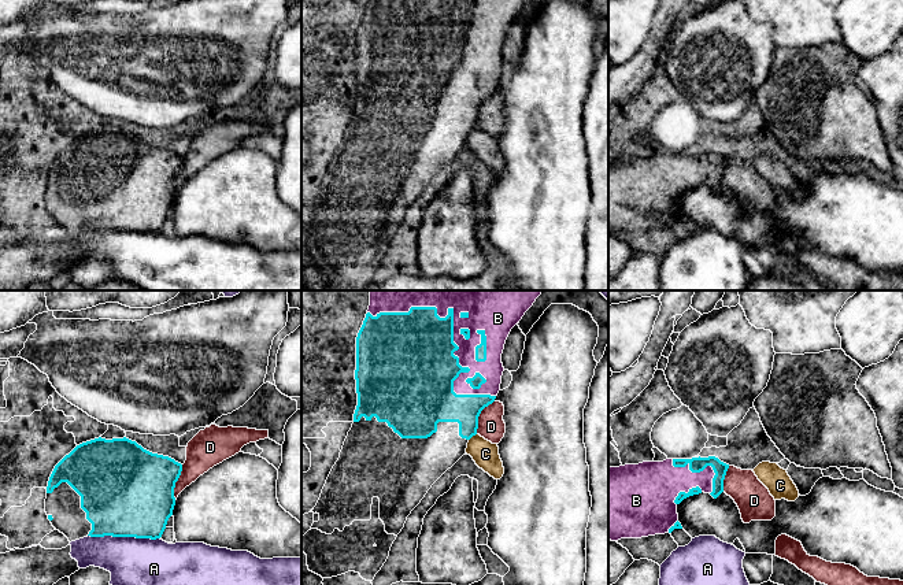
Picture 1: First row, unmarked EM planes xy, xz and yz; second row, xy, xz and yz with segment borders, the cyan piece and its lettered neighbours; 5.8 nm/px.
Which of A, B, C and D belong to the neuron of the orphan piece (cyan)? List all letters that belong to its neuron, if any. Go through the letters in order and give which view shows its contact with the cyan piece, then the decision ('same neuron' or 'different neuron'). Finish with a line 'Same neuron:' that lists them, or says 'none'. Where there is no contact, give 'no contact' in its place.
A: xy | different neuron
B: xz | same neuron
C: xz | different neuron
D: xz | different neuron
Same neuron: B

